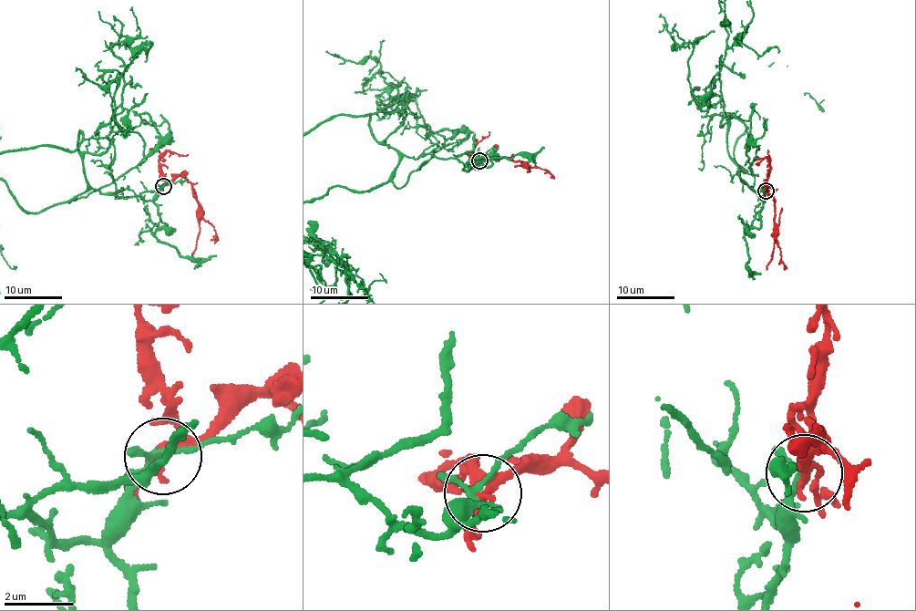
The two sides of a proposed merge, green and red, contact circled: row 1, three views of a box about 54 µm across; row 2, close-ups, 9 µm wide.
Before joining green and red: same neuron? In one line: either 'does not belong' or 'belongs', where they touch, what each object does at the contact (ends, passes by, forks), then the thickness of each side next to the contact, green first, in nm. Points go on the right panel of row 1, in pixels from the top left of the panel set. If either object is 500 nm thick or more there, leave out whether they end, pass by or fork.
belongs; at (766, 191); green forks there; red forks there; 170 nm thick on the green side, 200 nm on the other

